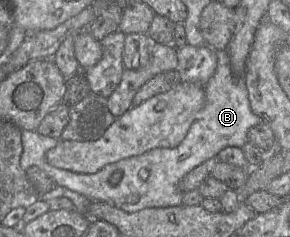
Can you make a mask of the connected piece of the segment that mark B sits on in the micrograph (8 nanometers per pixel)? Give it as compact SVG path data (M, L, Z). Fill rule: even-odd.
M227 50L216 51L216 54L217 67L215 73L204 85L205 104L178 146L155 148L140 155L108 164L96 173L84 174L56 168L46 162L46 152L55 147L59 139L41 135L37 131L21 130L23 146L20 158L21 168L25 172L30 167L36 166L51 177L58 186L75 191L91 201L109 203L128 213L145 208L171 207L182 204L182 196L185 192L179 189L181 179L198 165L210 158L217 157L223 148L227 146L241 148L248 142L247 133L249 129L262 123L261 118L251 110L243 77L236 76L232 71ZM140 169L149 171L146 180L142 180L139 176ZM116 171L121 171L123 177L118 185L112 186L109 179ZM130 194L139 195L136 203L126 202L126 198Z

